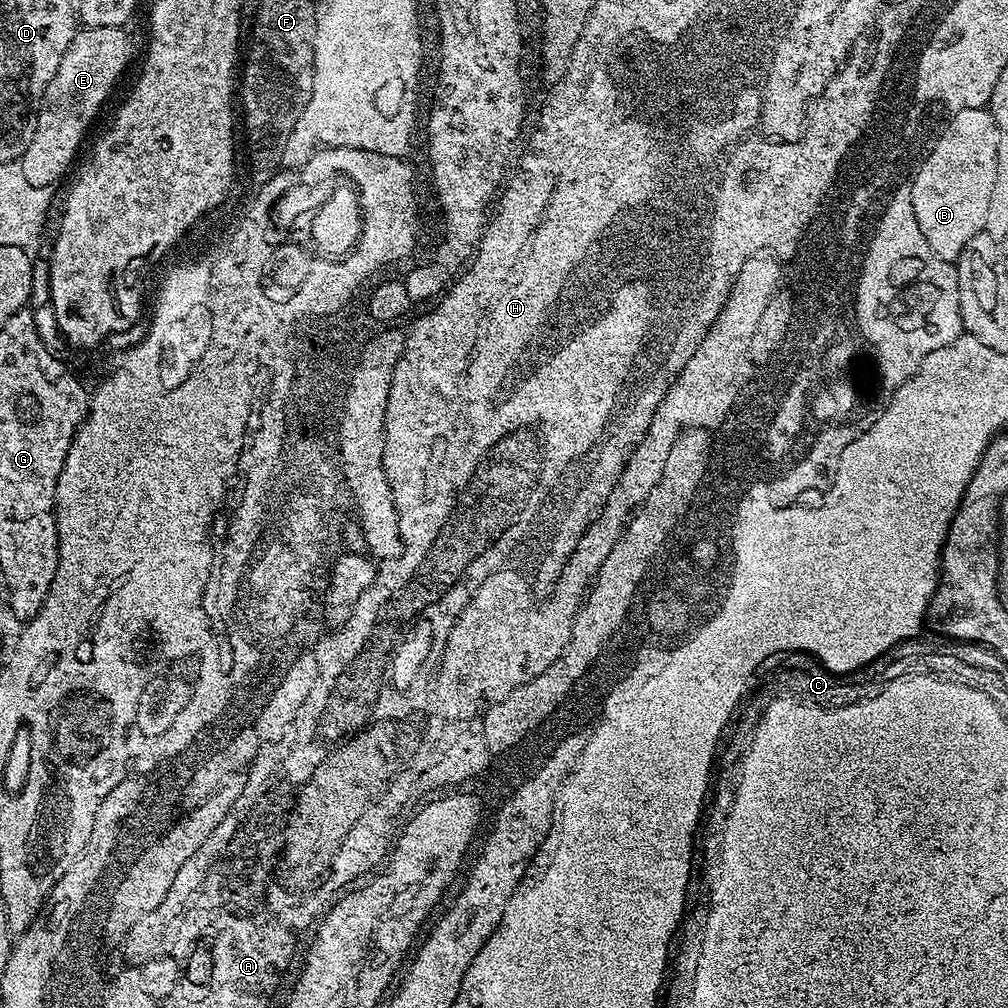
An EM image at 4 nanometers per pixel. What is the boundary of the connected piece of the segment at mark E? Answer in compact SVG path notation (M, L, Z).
M94 26L93 28L81 27L75 38L70 42L54 78L44 91L44 99L40 102L40 107L36 114L36 129L34 138L26 150L26 154L21 156L19 164L22 166L22 174L26 174L26 182L30 186L42 186L52 188L55 180L67 170L72 164L72 159L76 156L76 151L80 148L80 143L84 140L84 135L88 132L88 127L92 124L92 119L100 112L100 107L108 100L108 95L112 92L112 87L116 84L116 79L124 72L124 67L128 64L128 36L124 28L114 26Z

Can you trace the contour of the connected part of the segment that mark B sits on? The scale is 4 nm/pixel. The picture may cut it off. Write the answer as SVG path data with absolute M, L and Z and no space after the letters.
M962 110L958 115L958 124L959 121L960 132L945 130L940 133L938 141L940 168L921 166L916 169L916 176L912 179L912 205L914 206L914 218L918 218L918 230L922 230L922 238L926 238L926 246L930 246L930 250L934 250L938 259L949 262L956 262L956 252L960 252L960 248L964 248L964 240L968 240L968 236L972 236L972 232L976 232L976 228L980 228L980 224L984 224L984 208L988 208L988 188L992 188L992 164L996 164L996 131L992 129L992 120L988 120L988 116L984 116L984 112Z

